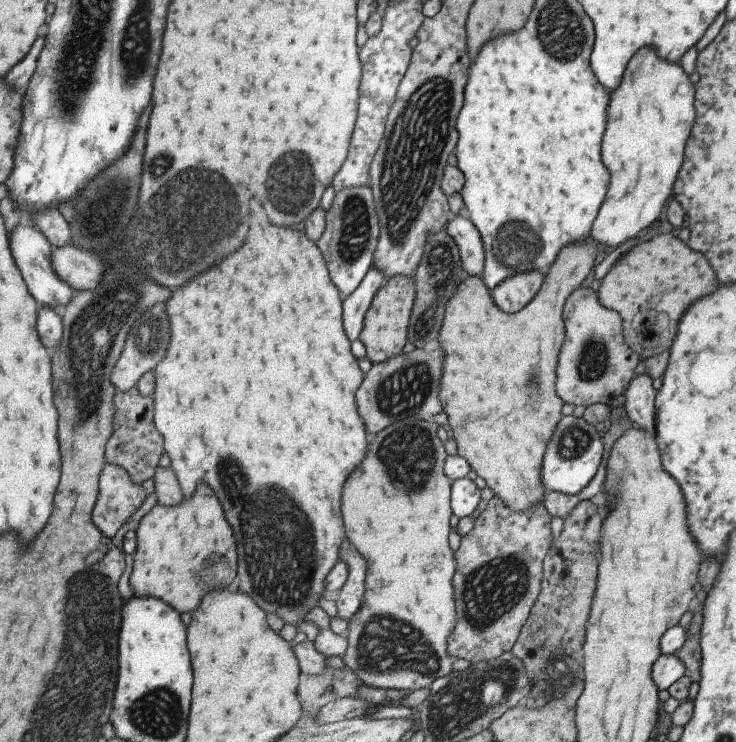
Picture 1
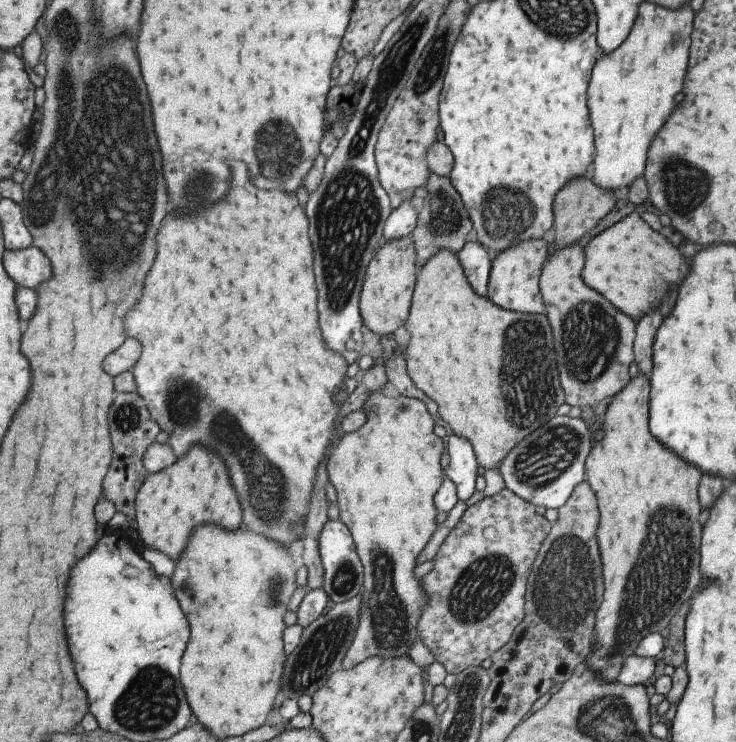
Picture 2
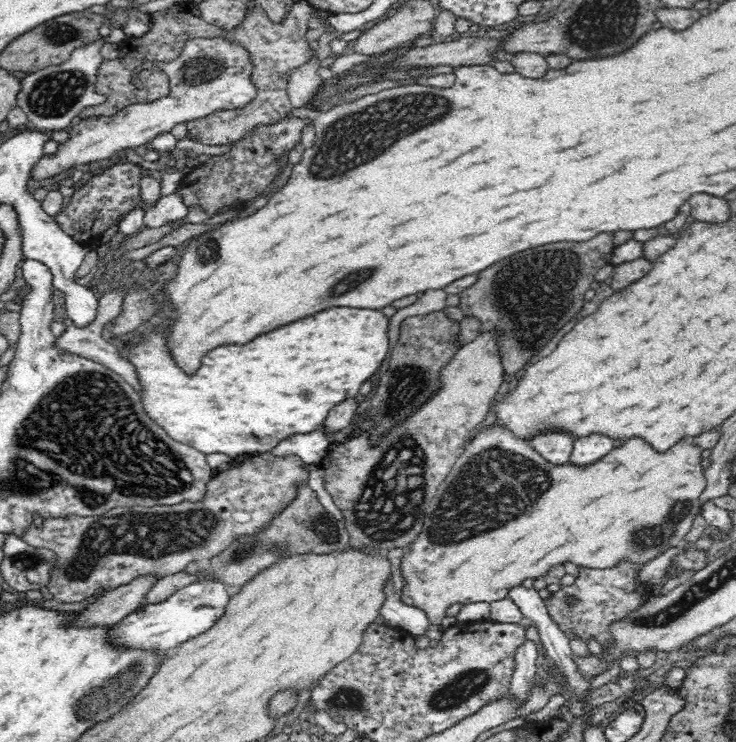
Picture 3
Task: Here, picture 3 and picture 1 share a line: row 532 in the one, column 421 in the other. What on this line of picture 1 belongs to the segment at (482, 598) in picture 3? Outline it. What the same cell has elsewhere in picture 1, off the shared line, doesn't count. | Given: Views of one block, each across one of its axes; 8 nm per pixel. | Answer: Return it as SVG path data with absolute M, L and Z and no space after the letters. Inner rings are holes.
M400 419L380 430L368 444L364 462L348 476L342 490L342 516L346 536L368 562L366 590L358 610L348 620L347 649L344 664L356 673L364 685L379 689L428 687L434 680L451 673L456 658L448 654L446 638L456 622L452 576L456 561L448 536L451 511L451 480L444 476L448 456L436 436L436 422Z

